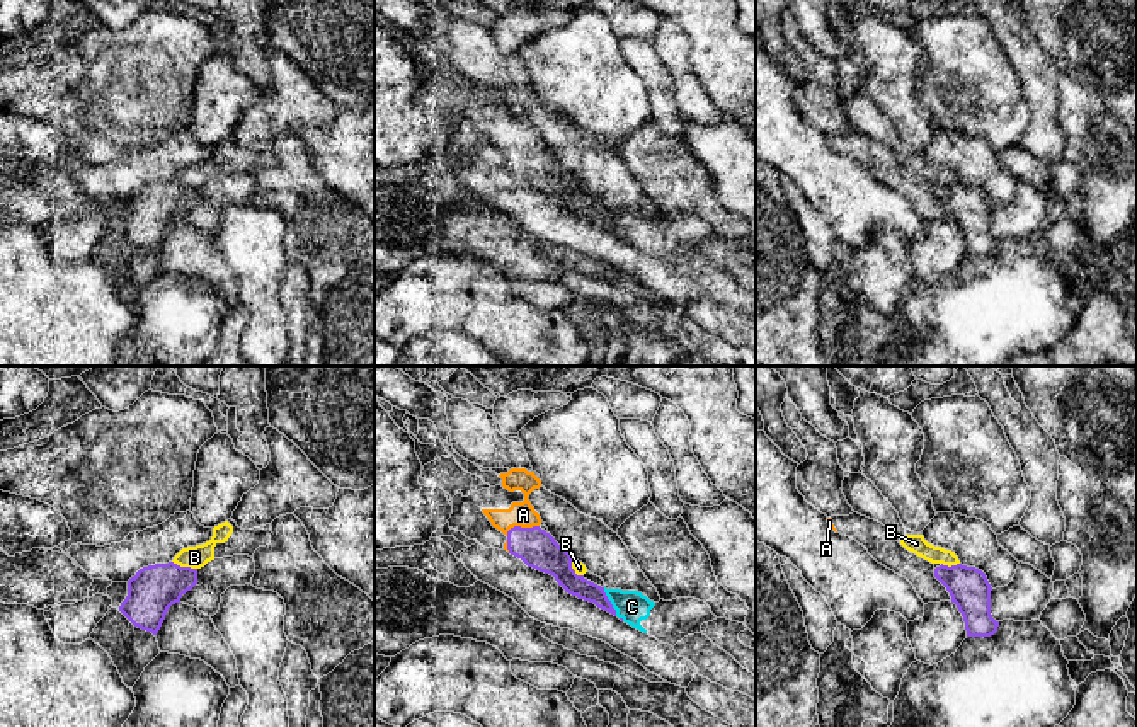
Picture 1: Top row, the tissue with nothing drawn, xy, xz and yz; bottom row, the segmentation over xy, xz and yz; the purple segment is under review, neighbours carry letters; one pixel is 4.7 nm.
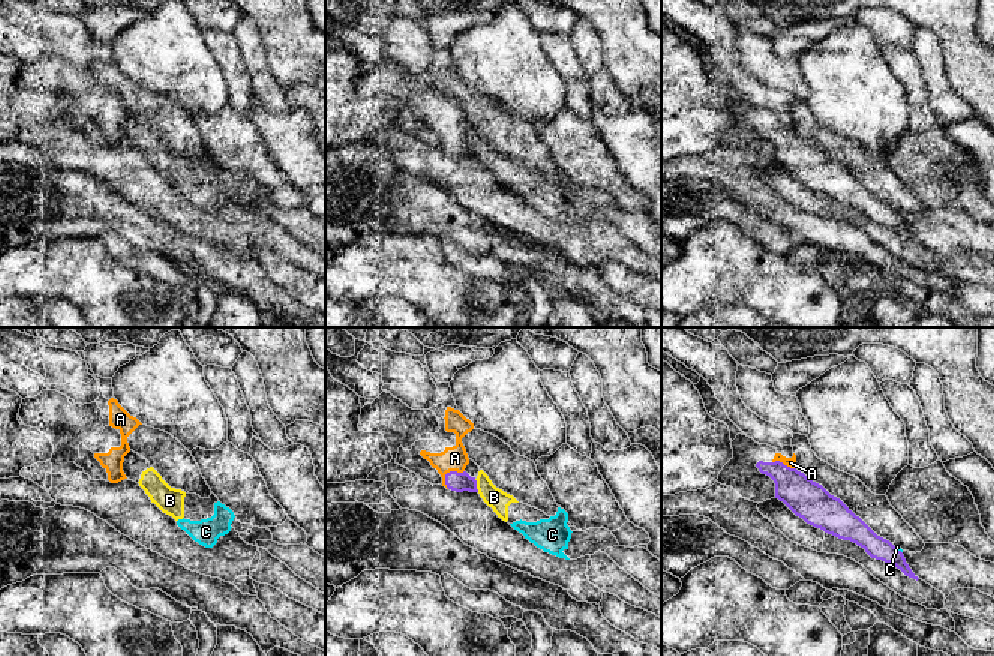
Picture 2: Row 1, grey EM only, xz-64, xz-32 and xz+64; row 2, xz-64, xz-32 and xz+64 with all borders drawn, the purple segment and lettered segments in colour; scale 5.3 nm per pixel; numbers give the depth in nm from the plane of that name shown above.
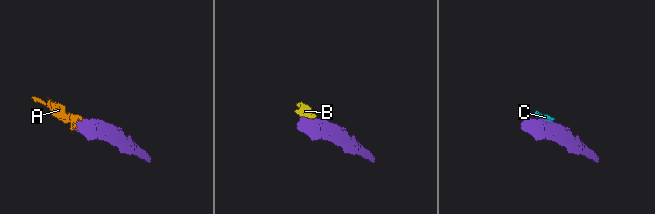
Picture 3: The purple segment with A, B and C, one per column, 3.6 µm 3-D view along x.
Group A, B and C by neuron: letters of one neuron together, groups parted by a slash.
A / B C

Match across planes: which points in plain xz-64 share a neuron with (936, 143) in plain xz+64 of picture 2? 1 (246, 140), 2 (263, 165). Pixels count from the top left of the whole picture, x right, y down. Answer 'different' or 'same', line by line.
1: same
2: same

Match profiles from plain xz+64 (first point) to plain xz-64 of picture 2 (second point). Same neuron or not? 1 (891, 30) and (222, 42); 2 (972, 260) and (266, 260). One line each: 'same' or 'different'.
1: different
2: different

